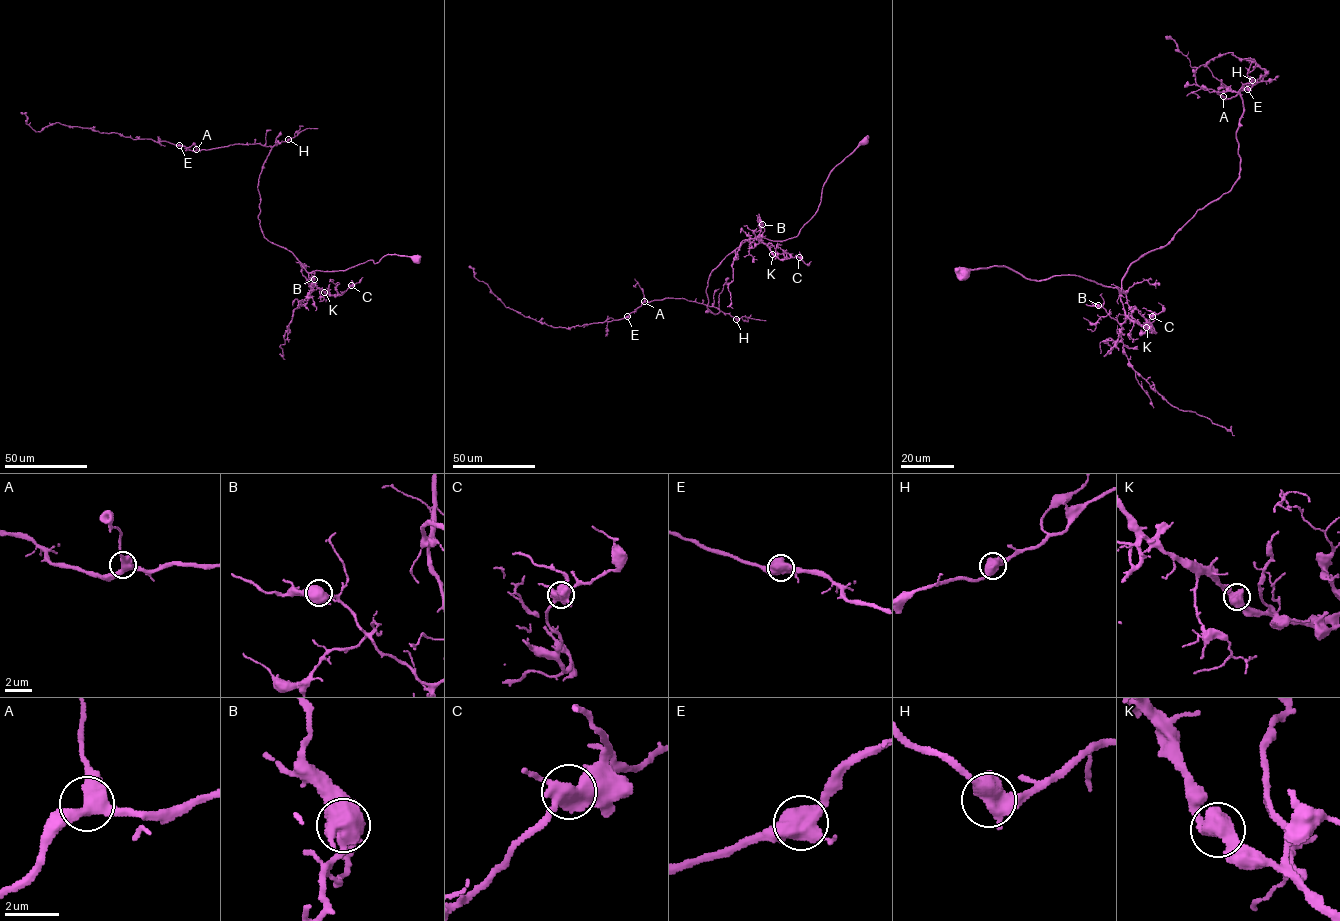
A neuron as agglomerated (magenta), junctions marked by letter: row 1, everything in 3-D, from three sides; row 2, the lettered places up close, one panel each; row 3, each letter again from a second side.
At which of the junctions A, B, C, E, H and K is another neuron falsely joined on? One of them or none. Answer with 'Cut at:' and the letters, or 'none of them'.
Cut at: none of them

